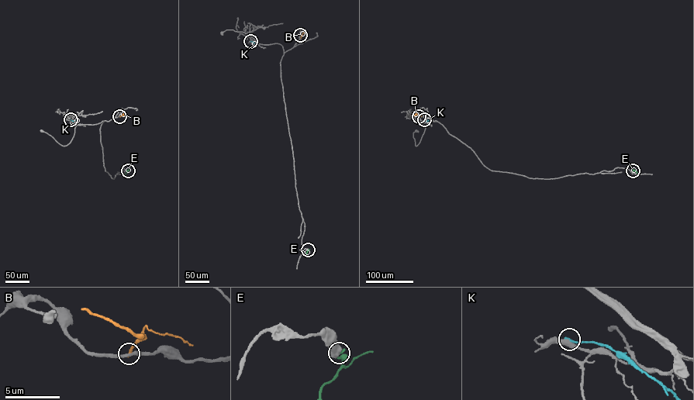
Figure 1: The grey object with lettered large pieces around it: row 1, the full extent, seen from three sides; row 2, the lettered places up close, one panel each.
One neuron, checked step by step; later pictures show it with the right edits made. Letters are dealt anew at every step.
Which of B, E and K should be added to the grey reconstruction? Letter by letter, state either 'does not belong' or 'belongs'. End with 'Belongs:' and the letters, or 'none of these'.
B: does not belong
E: does not belong
K: does not belong
Belongs: none of these

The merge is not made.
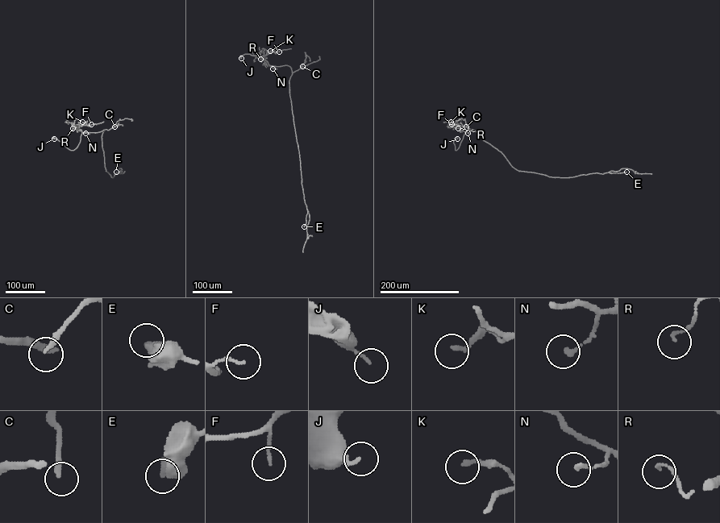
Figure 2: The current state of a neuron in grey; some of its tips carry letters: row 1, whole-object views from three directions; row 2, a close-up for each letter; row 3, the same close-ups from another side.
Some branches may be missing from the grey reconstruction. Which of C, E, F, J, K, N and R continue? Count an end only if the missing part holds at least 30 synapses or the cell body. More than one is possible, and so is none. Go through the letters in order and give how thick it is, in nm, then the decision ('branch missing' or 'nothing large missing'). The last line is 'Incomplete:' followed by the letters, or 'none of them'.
C: 220 nm | branch missing
E: 600 nm | nothing large missing
F: 120 nm | nothing large missing
J: 140 nm | nothing large missing
K: 170 nm | nothing large missing
N: 170 nm | nothing large missing
R: 120 nm | nothing large missing
Incomplete: C

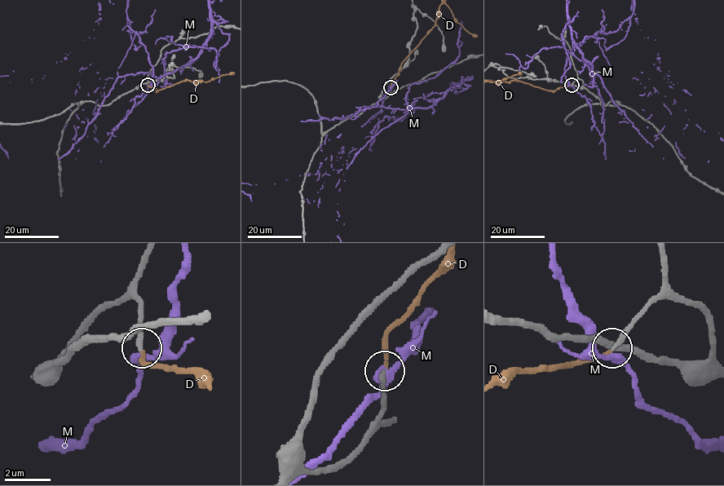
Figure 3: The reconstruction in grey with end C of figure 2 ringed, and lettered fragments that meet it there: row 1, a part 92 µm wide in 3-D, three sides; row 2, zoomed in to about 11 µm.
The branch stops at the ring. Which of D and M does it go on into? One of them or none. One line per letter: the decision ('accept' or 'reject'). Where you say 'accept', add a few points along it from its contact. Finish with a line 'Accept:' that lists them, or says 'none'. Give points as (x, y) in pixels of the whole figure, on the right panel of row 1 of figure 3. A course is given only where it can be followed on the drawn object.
D: accept | via (571, 85), (547, 90), (513, 81), (487, 81), (505, 80), (520, 72)
M: reject
Accept: D

